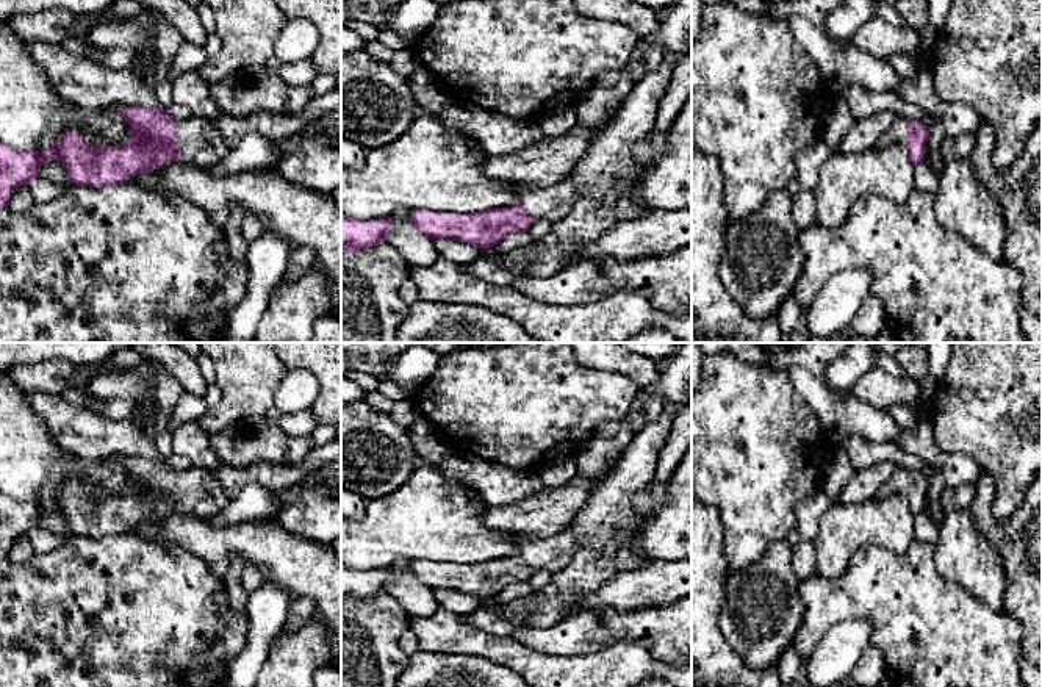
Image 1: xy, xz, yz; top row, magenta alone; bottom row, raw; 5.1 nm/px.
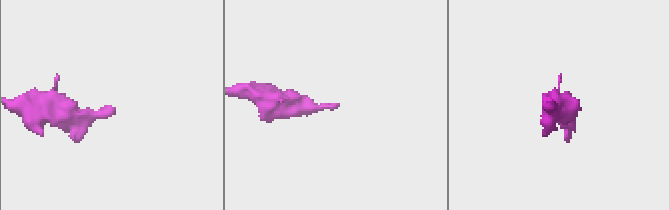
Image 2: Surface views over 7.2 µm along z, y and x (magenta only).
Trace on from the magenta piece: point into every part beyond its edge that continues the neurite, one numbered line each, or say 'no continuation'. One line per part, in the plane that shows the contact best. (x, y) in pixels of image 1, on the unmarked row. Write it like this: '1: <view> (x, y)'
1: xy (202, 495)

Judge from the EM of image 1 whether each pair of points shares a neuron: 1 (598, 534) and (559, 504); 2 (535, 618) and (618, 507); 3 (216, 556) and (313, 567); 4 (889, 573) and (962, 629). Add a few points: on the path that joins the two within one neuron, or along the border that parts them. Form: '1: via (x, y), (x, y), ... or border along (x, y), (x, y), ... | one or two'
1: border along (596, 487), (567, 528) | two
2: via (556, 590), (587, 559), (593, 535) | one
3: via (240, 548), (273, 548), (290, 562) | one
4: via (908, 592), (944, 628) | one

